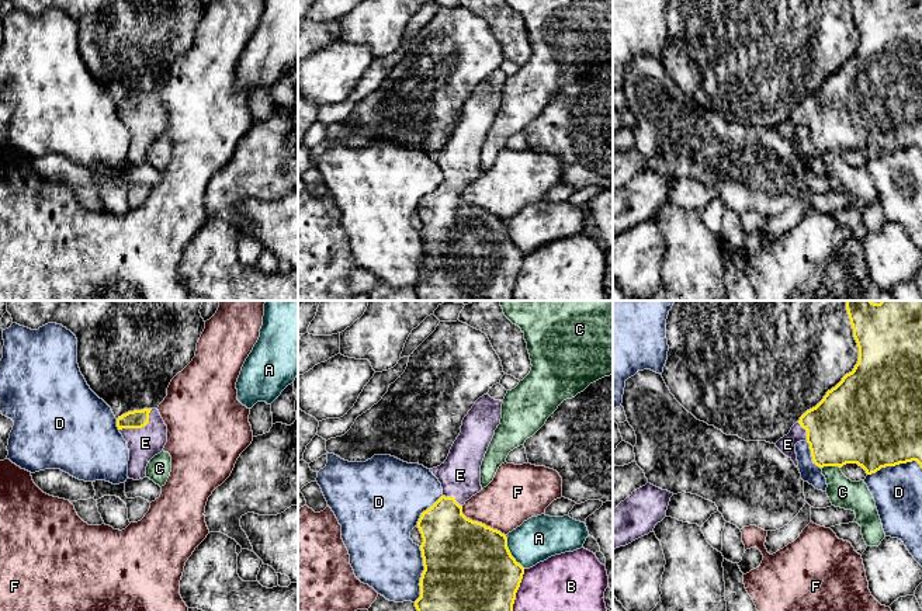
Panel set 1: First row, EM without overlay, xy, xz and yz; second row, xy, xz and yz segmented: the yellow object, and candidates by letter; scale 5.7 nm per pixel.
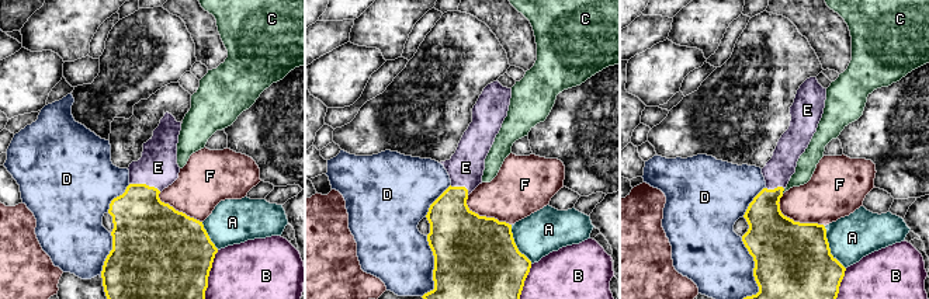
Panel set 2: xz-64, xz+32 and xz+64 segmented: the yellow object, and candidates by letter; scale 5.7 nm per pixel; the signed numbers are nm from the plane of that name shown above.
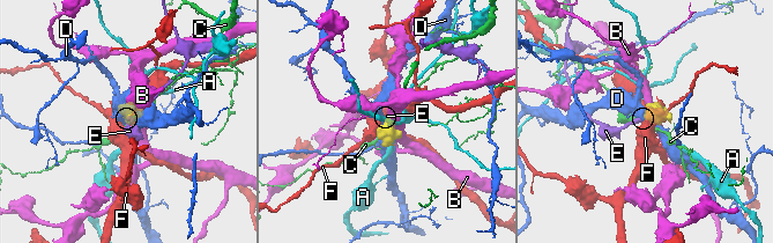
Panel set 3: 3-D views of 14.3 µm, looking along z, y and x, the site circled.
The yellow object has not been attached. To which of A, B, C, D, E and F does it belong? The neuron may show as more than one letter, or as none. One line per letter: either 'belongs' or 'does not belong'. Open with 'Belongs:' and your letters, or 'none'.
Belongs: E
A: does not belong
B: does not belong
C: does not belong
D: does not belong
E: belongs
F: does not belong

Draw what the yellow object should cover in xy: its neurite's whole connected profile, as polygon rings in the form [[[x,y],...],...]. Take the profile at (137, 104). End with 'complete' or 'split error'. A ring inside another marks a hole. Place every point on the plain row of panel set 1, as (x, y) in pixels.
[[[157,94],[134,96],[117,104],[117,112],[128,129],[128,163],[146,163],[149,146],[160,139],[167,128],[167,111]]]; split error

